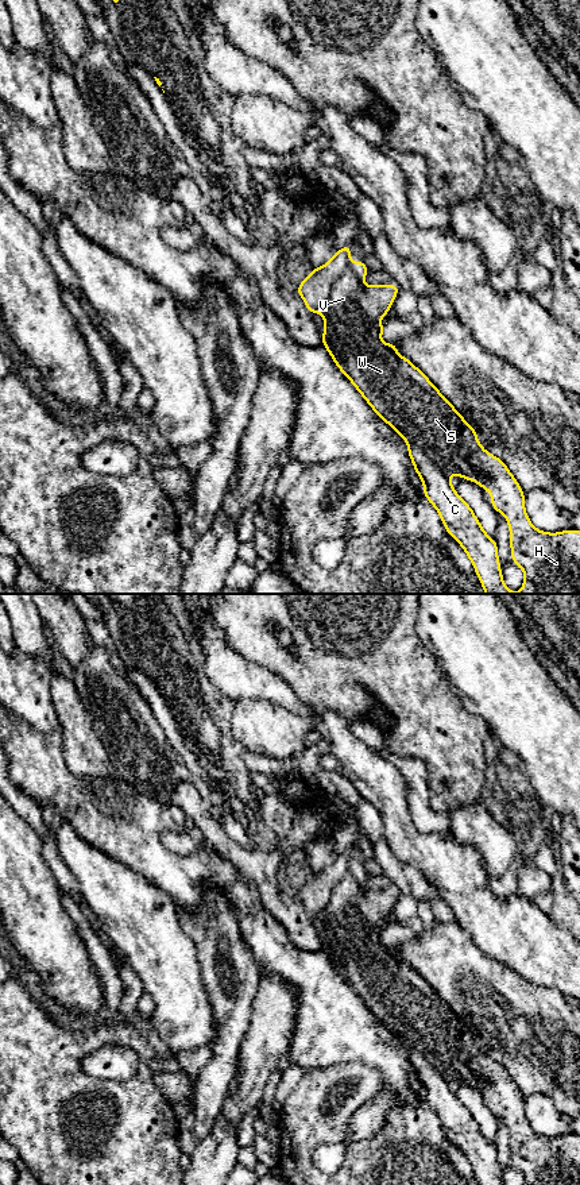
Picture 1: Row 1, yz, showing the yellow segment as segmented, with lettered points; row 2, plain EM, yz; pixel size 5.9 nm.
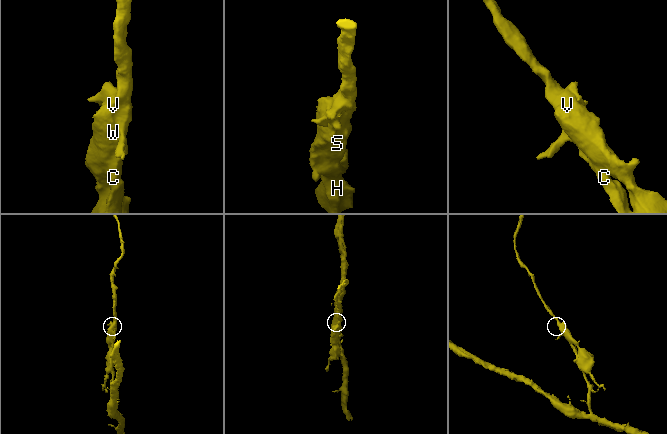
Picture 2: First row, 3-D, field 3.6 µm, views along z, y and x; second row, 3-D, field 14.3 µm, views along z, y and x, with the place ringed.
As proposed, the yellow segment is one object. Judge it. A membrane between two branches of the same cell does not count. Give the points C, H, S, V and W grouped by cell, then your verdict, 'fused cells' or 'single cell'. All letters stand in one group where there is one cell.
groups C / H S V W; fused cells

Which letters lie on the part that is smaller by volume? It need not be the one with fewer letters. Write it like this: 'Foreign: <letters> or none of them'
Foreign: H, S, V, W

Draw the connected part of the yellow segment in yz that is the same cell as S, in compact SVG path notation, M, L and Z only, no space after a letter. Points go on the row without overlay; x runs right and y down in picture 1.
M351 866L349 873L332 891L325 911L320 915L325 925L322 950L329 956L340 976L353 988L356 995L370 1008L372 1015L398 1037L406 1049L417 1049L449 1081L457 1078L461 1084L476 1086L483 1095L491 1096L491 1111L502 1118L510 1132L511 1165L523 1174L525 1185L580 1185L580 1135L571 1134L558 1138L538 1135L530 1128L525 1116L525 1097L507 1070L488 1058L479 1047L475 1034L460 1020L453 1010L437 995L428 981L409 964L397 957L397 947L387 949L379 945L384 930L378 926L386 920L401 895L393 888L364 891L363 883L368 879L366 866Z

